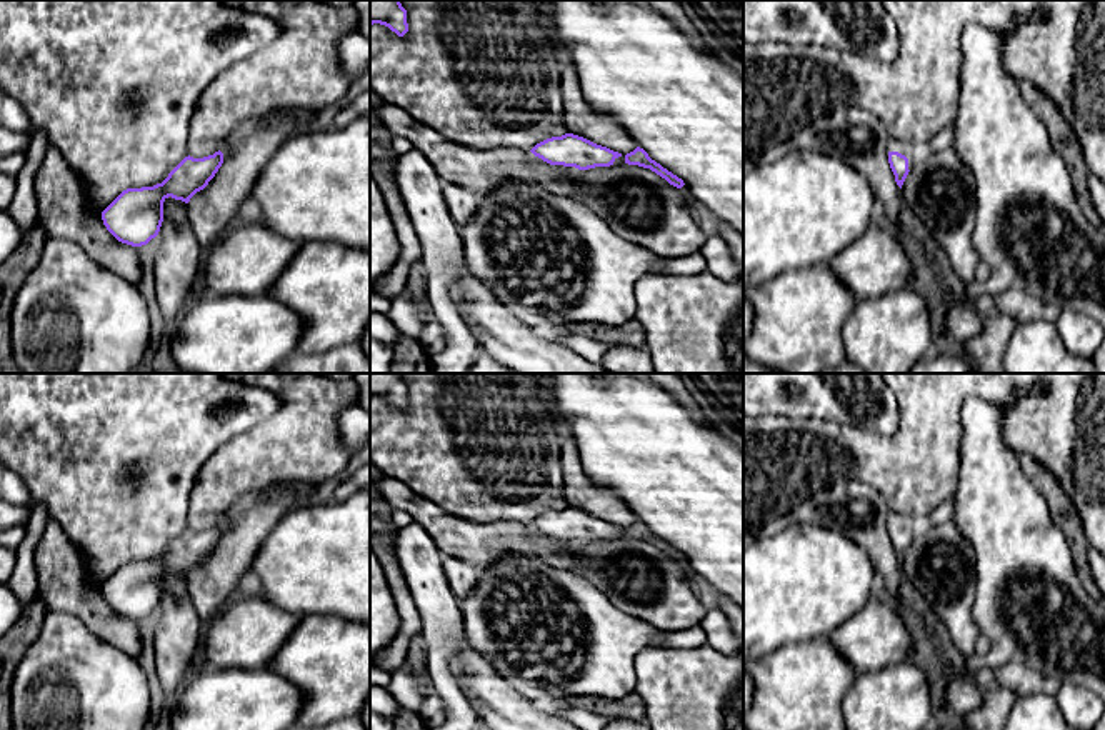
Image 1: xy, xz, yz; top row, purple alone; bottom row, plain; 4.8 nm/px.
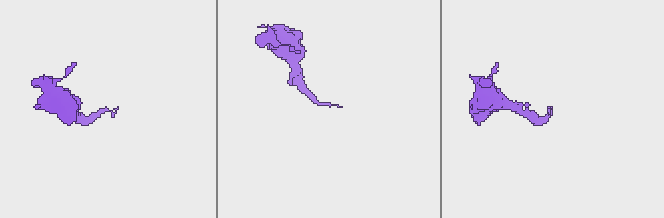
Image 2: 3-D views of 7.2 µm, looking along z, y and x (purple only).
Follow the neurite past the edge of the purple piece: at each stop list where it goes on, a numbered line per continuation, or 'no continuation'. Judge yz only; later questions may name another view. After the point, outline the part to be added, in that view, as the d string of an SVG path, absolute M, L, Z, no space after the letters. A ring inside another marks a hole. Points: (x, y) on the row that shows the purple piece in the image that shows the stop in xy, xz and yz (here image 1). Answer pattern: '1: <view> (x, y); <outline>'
1: yz (910, 152); M888 140L888 152L898 152L908 158L908 170L913 168L913 162L920 153L913 145L902 142L902 140Z

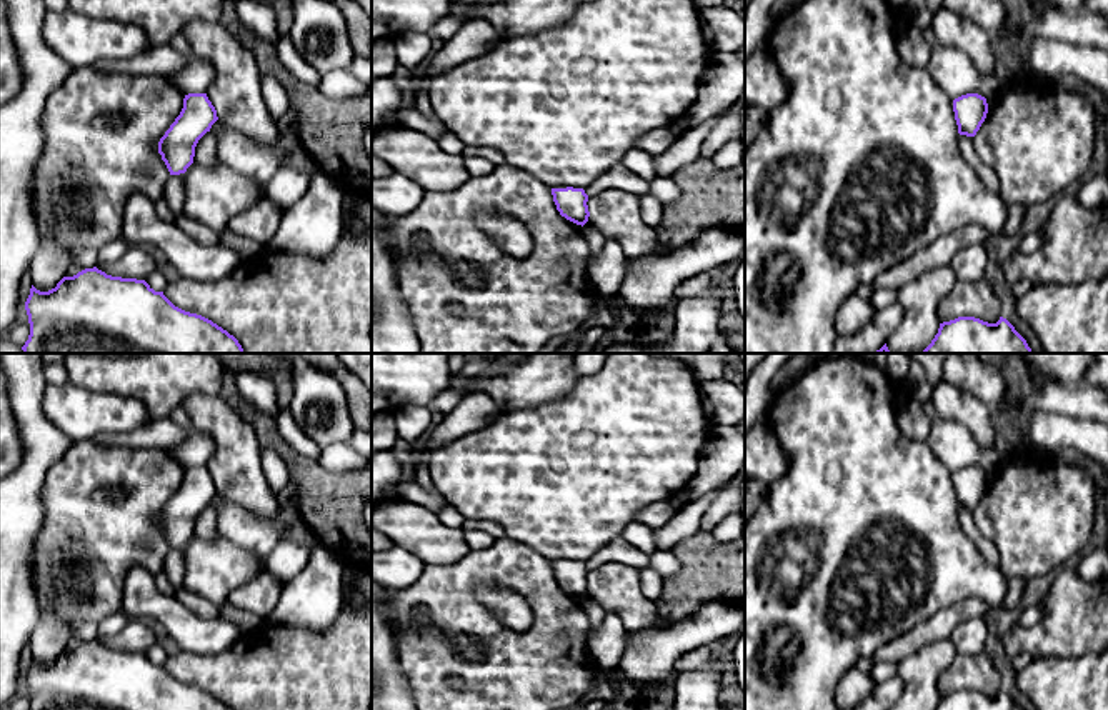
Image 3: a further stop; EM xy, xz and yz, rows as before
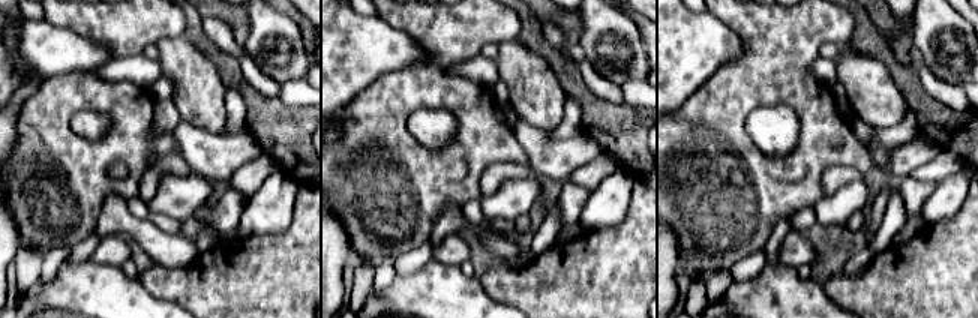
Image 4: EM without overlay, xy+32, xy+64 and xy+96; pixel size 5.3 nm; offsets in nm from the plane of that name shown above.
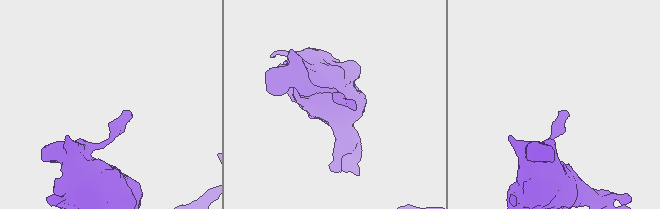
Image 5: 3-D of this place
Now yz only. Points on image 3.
no continuation

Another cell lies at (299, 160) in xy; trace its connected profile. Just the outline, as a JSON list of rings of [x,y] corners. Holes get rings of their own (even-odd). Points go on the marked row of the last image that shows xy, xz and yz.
[[[303,148],[282,158],[282,168],[295,168],[307,173],[310,178],[318,172],[312,158],[305,153]]]

